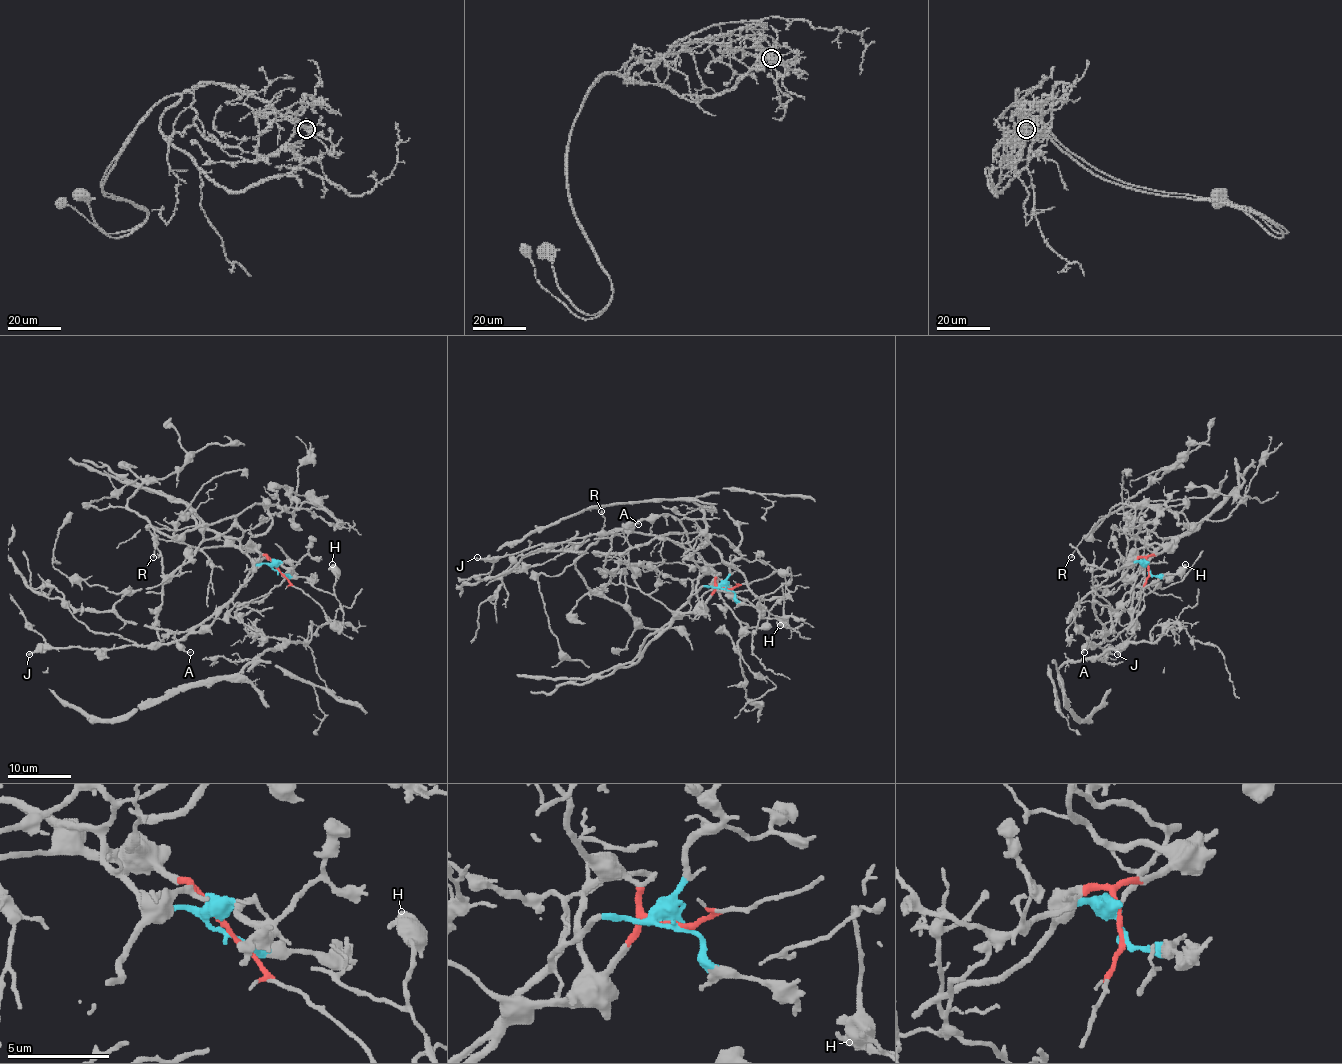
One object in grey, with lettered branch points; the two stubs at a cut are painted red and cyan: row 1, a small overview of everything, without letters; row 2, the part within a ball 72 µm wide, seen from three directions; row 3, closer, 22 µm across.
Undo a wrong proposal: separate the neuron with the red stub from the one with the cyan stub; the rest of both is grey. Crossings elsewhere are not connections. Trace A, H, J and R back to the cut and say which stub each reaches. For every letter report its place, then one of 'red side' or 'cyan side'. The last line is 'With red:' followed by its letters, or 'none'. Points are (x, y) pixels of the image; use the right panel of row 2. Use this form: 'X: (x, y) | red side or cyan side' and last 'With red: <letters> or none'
A: (1084, 652) | red side
H: (1185, 564) | red side
J: (1117, 654) | red side
R: (1071, 557) | red side
With red: A, H, J, R

